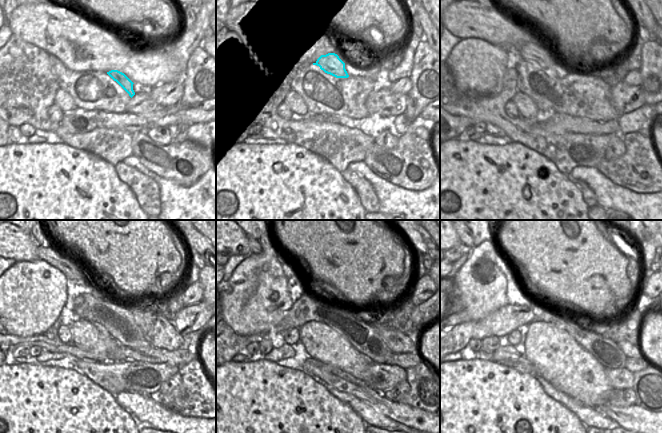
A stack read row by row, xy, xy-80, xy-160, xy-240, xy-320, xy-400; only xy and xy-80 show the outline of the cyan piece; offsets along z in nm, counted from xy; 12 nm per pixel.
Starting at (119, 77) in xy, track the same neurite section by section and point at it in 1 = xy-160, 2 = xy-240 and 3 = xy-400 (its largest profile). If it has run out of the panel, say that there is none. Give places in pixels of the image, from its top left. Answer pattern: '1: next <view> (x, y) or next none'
1: next xy-160 (532, 52)
2: next xy-240 (69, 267)
3: next xy-400 (467, 240)

